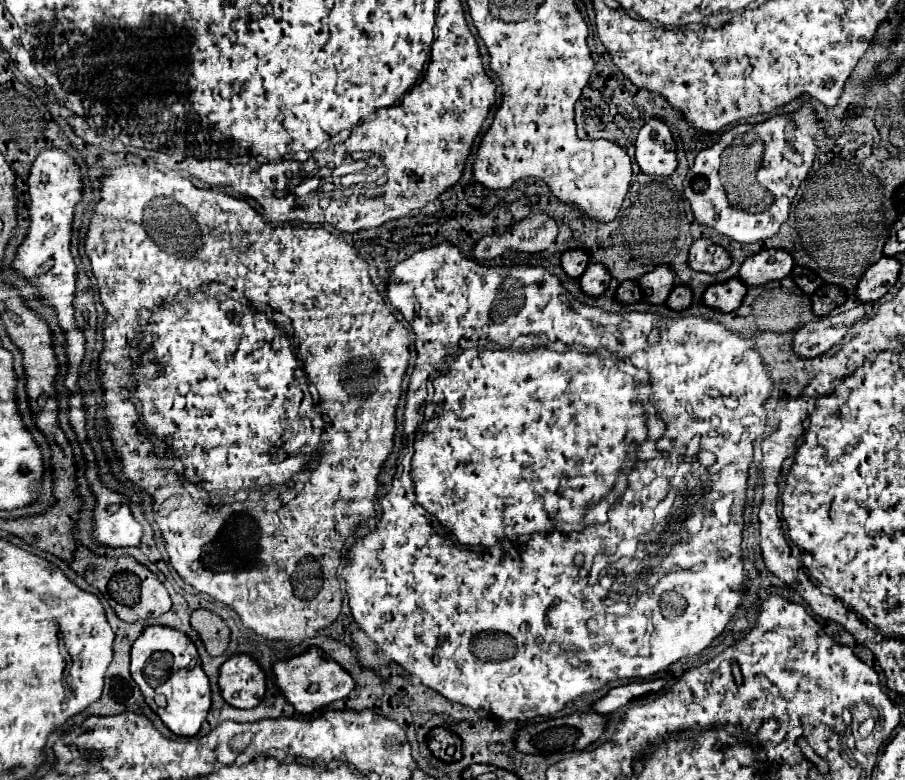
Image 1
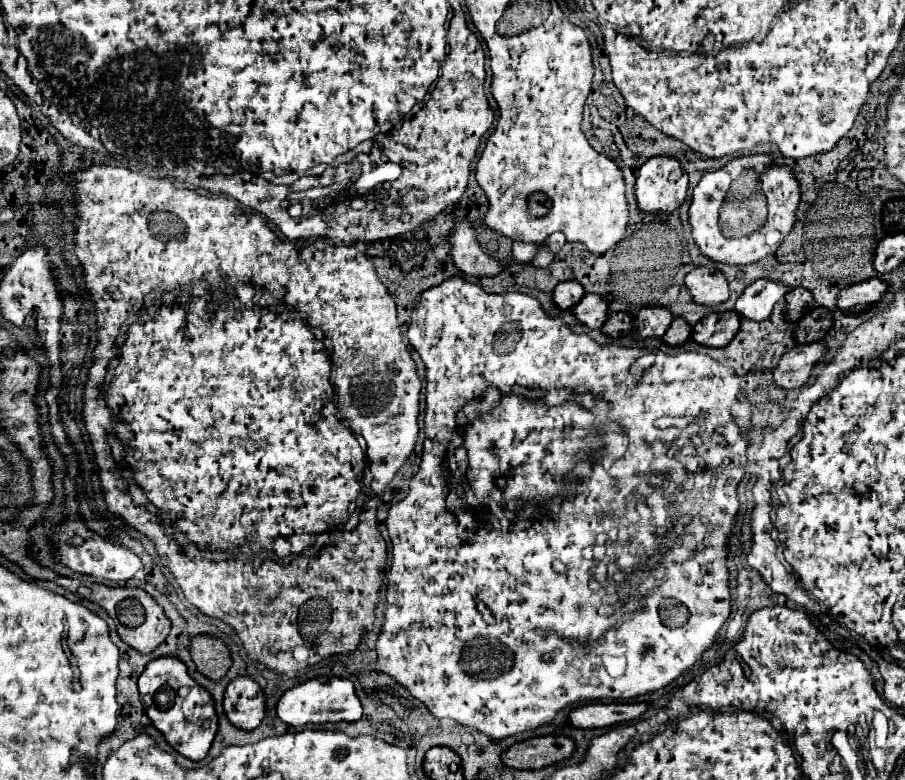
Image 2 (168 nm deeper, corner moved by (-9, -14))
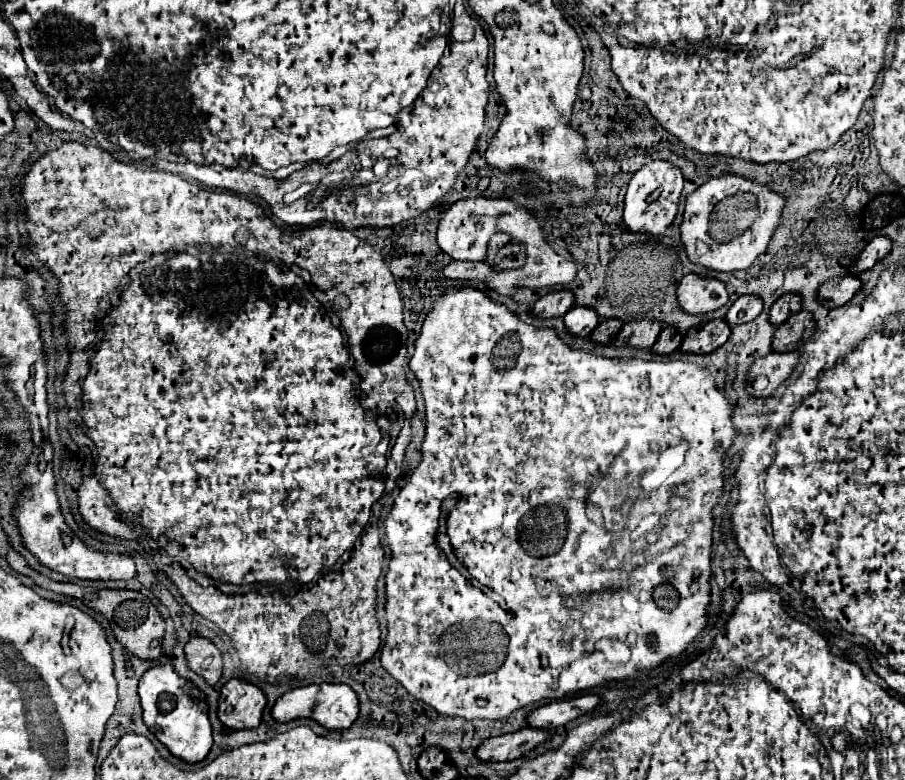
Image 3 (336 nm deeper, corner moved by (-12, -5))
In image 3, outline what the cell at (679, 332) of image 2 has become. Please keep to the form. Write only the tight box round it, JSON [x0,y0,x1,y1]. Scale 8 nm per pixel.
[652,325,682,355]

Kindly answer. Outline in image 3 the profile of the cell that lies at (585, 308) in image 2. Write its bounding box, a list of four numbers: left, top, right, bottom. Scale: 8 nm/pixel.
[564,305,598,337]

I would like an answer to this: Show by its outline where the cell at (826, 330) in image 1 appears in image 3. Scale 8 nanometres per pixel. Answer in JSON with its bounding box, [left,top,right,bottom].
[748,351,800,397]

